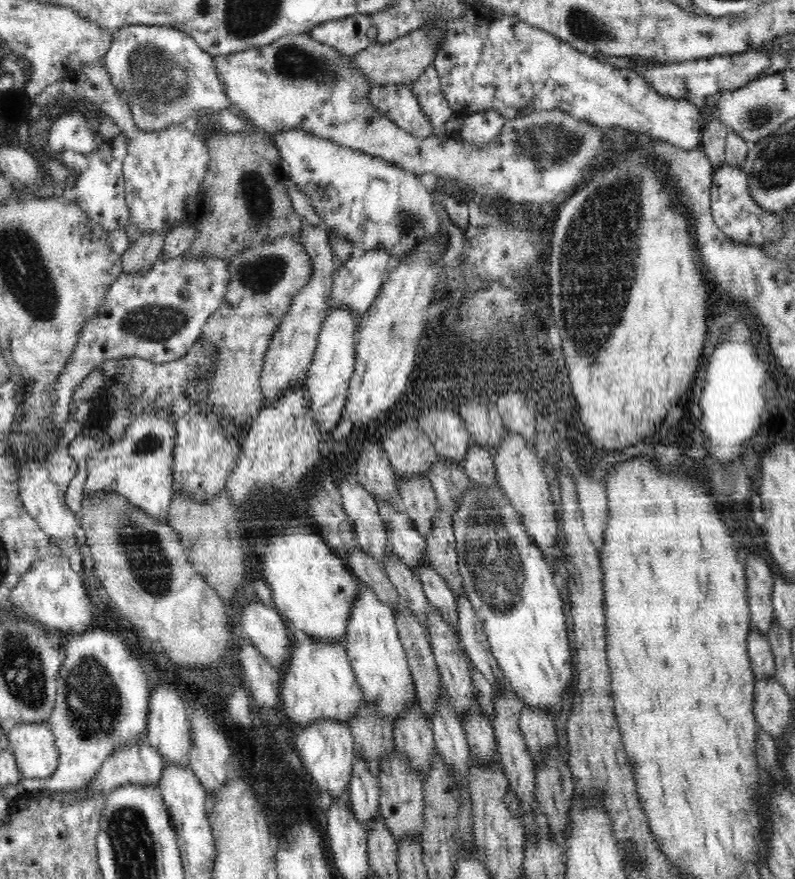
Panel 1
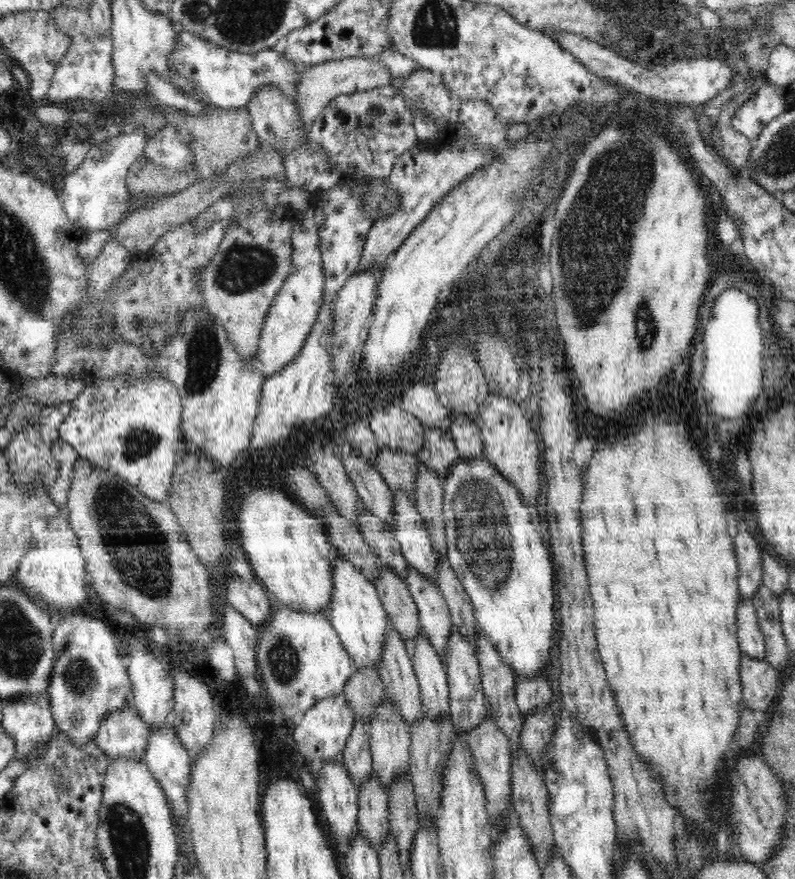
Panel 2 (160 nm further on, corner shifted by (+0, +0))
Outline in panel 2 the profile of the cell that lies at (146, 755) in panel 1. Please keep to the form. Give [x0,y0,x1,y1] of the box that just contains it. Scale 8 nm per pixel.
[95,706,149,761]

